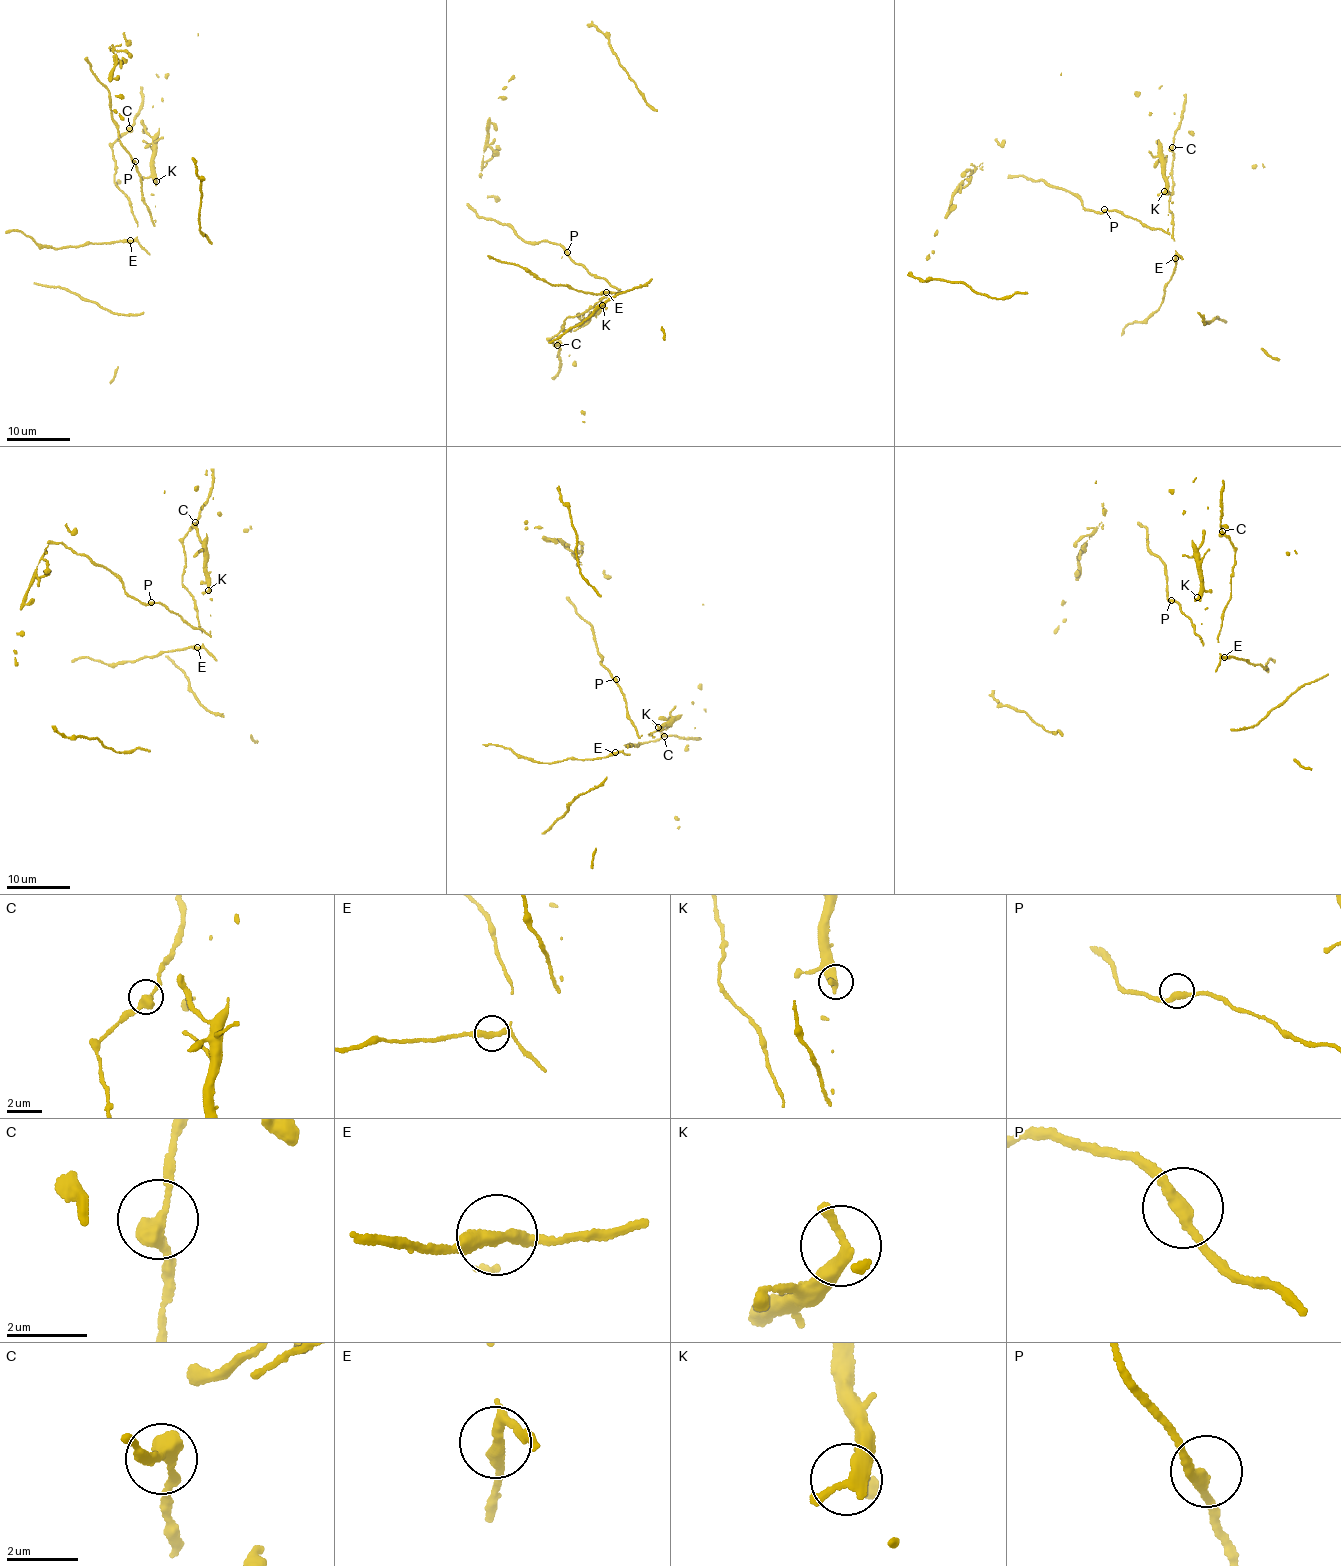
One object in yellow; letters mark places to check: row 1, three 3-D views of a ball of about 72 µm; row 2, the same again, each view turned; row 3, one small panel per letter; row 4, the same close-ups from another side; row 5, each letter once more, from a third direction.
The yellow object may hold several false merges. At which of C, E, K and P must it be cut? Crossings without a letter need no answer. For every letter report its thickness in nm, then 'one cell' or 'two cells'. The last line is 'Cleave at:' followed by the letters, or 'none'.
C: calibre 380 nm; one cell
E: calibre 280 nm; one cell
K: calibre 480 nm; one cell
P: calibre 280 nm; one cell
Cleave at: none

